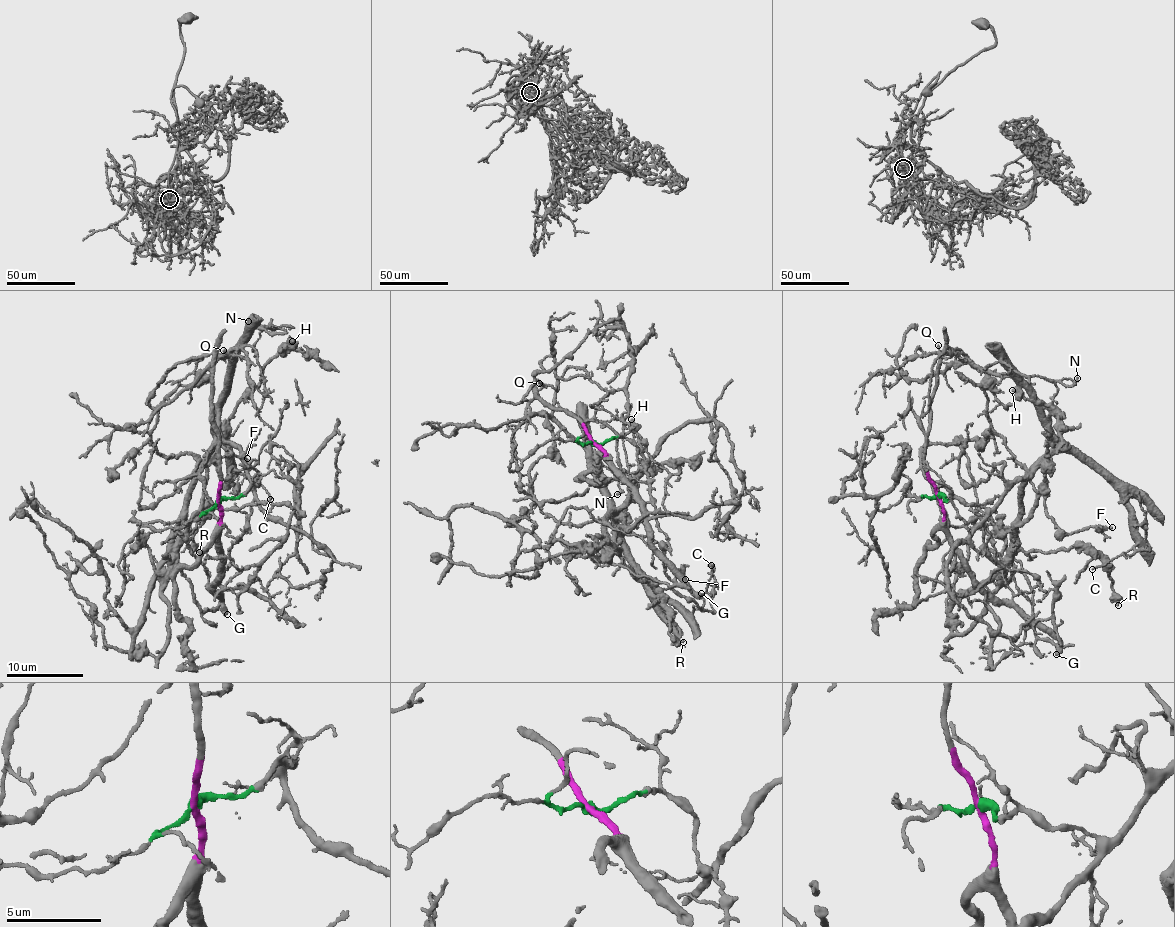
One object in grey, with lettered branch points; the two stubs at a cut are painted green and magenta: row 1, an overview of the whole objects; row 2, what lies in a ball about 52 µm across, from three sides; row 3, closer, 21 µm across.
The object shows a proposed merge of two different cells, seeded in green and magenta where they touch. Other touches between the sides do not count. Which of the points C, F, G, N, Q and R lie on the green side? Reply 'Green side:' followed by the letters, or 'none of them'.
Green side: C, N, Q

